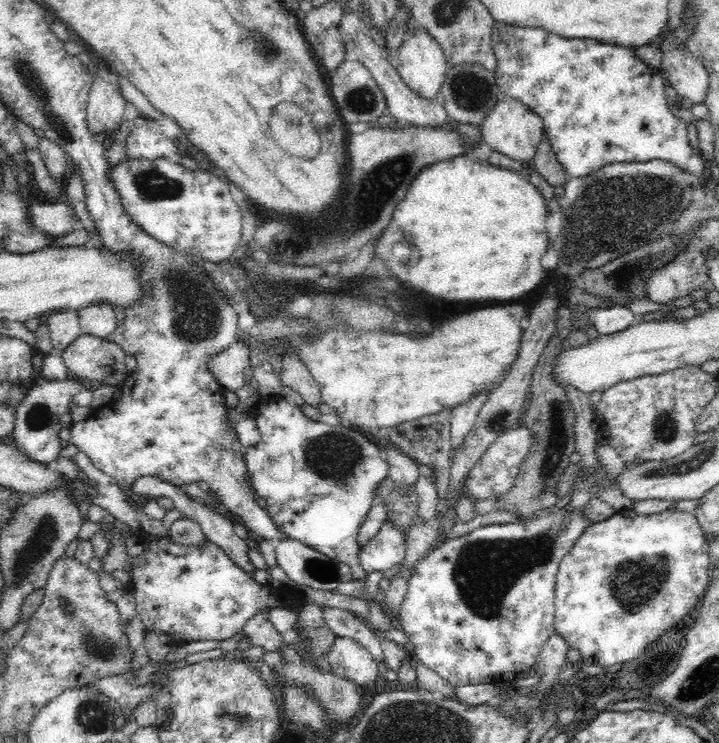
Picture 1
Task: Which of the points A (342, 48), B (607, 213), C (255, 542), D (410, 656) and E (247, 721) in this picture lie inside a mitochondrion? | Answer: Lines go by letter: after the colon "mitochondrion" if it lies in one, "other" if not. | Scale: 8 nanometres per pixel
A: other
B: mitochondrion
C: other
D: other
E: mitochondrion

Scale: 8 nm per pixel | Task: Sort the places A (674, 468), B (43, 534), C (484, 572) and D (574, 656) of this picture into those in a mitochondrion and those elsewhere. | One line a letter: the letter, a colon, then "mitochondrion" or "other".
A: mitochondrion
B: mitochondrion
C: mitochondrion
D: other

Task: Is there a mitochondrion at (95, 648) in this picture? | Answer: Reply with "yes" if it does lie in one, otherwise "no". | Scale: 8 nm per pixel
yes

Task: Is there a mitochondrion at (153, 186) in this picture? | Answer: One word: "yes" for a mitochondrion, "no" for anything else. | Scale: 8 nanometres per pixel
yes

